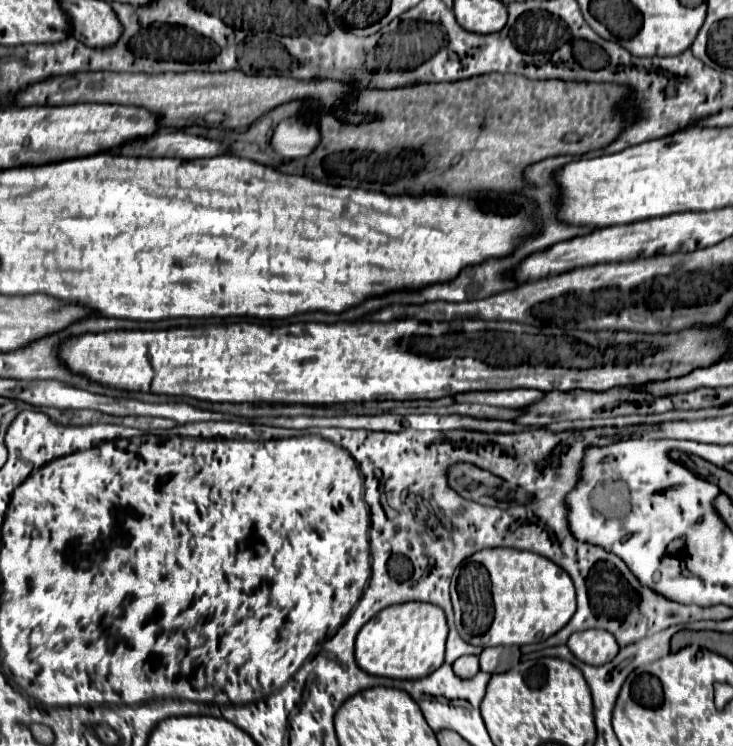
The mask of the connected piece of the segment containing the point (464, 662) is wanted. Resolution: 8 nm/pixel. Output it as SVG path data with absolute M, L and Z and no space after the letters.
M462 656L458 658L454 664L452 664L454 672L460 676L460 678L472 678L474 674L480 672L480 662L478 662L478 656Z

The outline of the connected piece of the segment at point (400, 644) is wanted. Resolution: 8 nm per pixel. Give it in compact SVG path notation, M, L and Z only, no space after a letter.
M404 602L378 612L362 626L356 636L356 662L374 676L416 680L432 674L444 664L444 648L448 638L446 614L436 604Z

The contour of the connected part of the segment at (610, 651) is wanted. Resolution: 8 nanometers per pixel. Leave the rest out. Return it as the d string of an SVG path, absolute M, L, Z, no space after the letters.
M584 630L576 632L568 640L568 648L582 660L592 666L600 666L604 662L610 662L620 646L608 630Z

